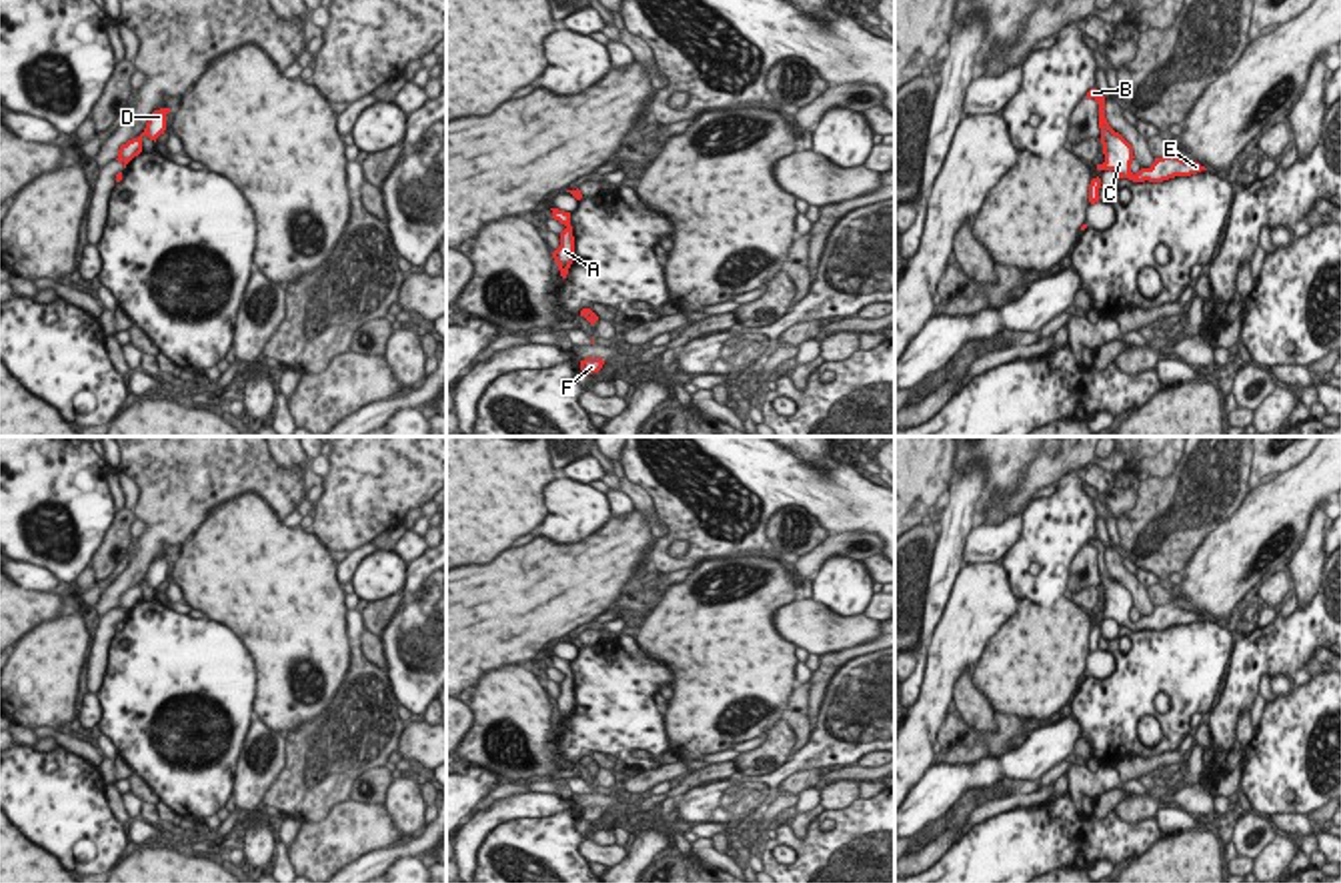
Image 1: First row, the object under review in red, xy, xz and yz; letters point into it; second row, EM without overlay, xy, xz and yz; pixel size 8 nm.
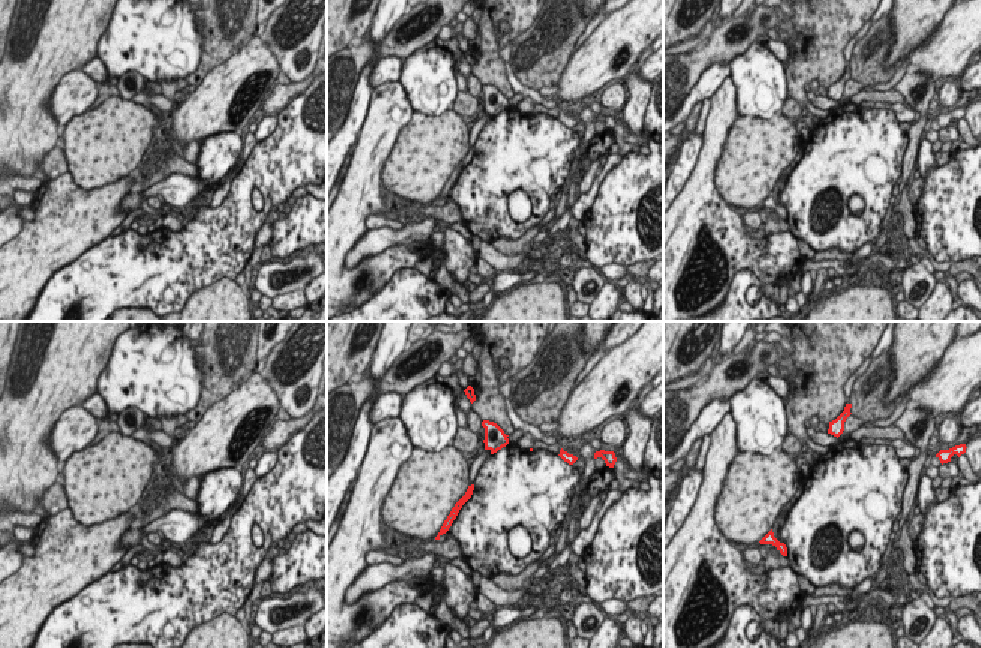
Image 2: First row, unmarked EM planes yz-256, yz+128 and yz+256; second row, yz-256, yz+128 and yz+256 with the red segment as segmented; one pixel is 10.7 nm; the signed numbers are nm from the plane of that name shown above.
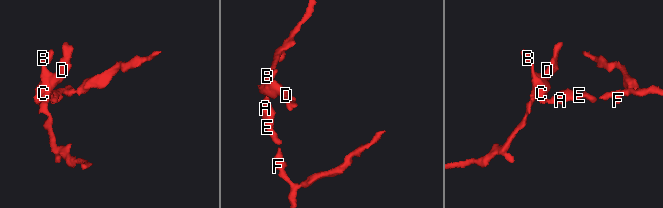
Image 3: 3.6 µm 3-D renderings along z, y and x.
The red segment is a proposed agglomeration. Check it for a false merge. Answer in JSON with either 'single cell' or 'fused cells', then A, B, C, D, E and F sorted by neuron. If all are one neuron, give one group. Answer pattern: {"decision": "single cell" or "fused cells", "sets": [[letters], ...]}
{"decision": "single cell", "sets": [["A", "B", "C", "D", "E", "F"]]}

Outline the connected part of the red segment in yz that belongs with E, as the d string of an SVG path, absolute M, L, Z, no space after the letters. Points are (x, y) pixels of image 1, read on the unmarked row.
M1091 537L1085 547L1095 547L1099 553L1099 577L1105 611L1097 613L1097 619L1115 619L1119 627L1129 627L1133 631L1163 631L1175 625L1191 625L1207 619L1199 611L1183 609L1175 603L1169 603L1163 607L1155 607L1149 617L1141 617L1137 623L1133 623L1133 595L1109 575L1105 567L1105 545L1097 537Z

